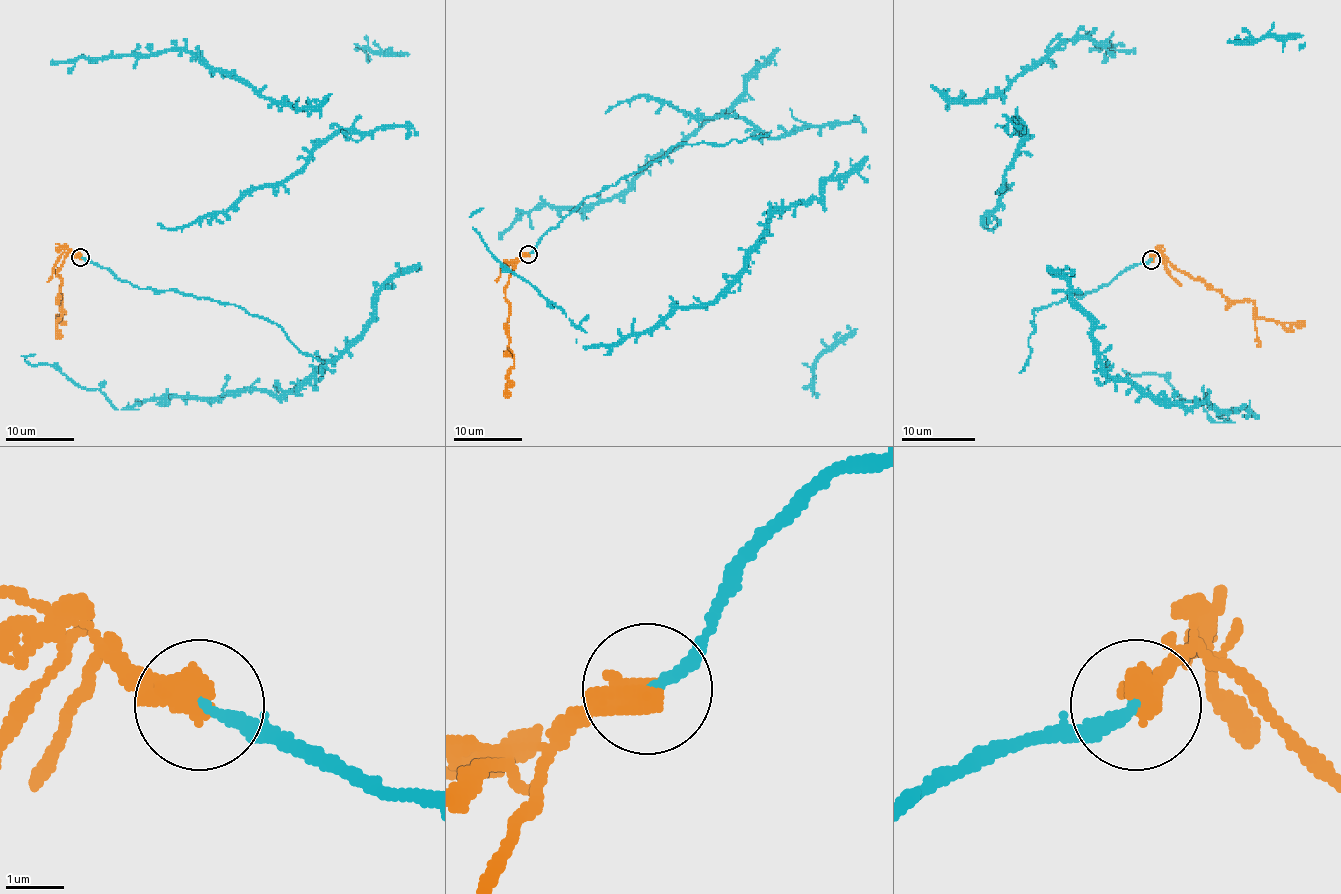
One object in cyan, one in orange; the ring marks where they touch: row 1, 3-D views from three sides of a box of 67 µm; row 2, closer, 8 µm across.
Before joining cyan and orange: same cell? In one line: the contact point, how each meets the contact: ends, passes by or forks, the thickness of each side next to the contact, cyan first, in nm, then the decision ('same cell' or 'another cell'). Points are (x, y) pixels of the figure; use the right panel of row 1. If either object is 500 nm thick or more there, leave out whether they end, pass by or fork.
(1151, 259) | 190/550 nm | another cell

